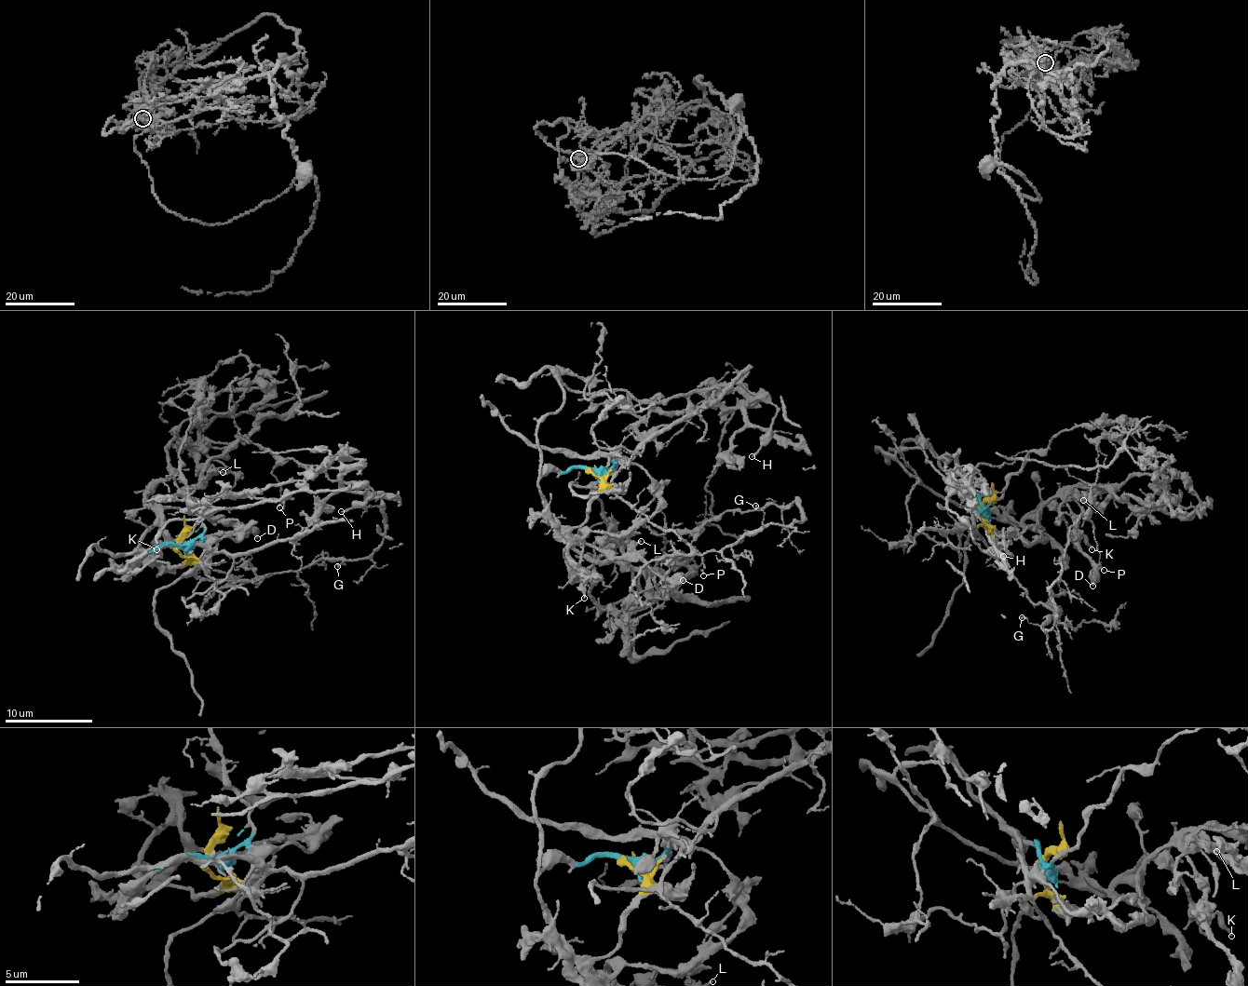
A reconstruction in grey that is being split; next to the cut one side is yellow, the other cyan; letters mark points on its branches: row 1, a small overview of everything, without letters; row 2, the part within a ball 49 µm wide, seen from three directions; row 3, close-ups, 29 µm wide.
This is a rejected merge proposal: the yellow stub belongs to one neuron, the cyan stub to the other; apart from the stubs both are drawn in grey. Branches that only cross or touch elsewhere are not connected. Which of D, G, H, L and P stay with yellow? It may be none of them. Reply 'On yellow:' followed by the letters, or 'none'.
On yellow: D, L

